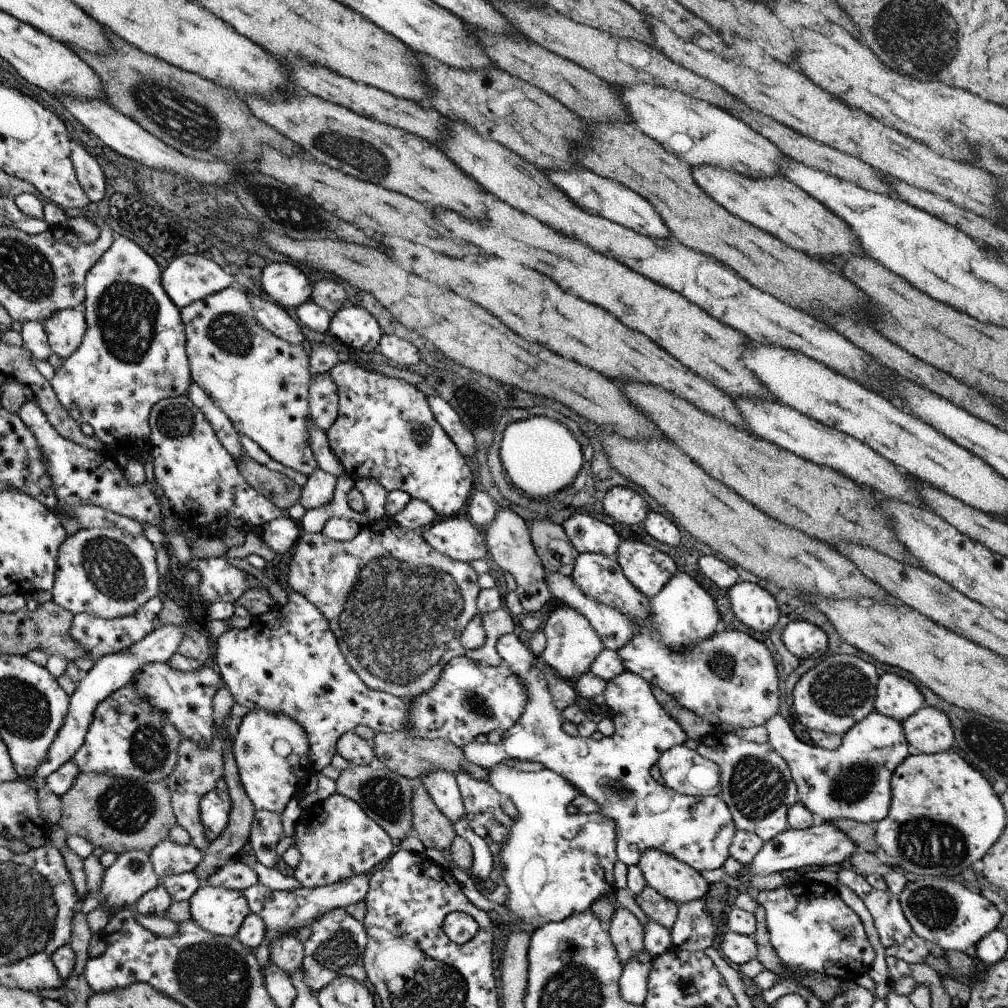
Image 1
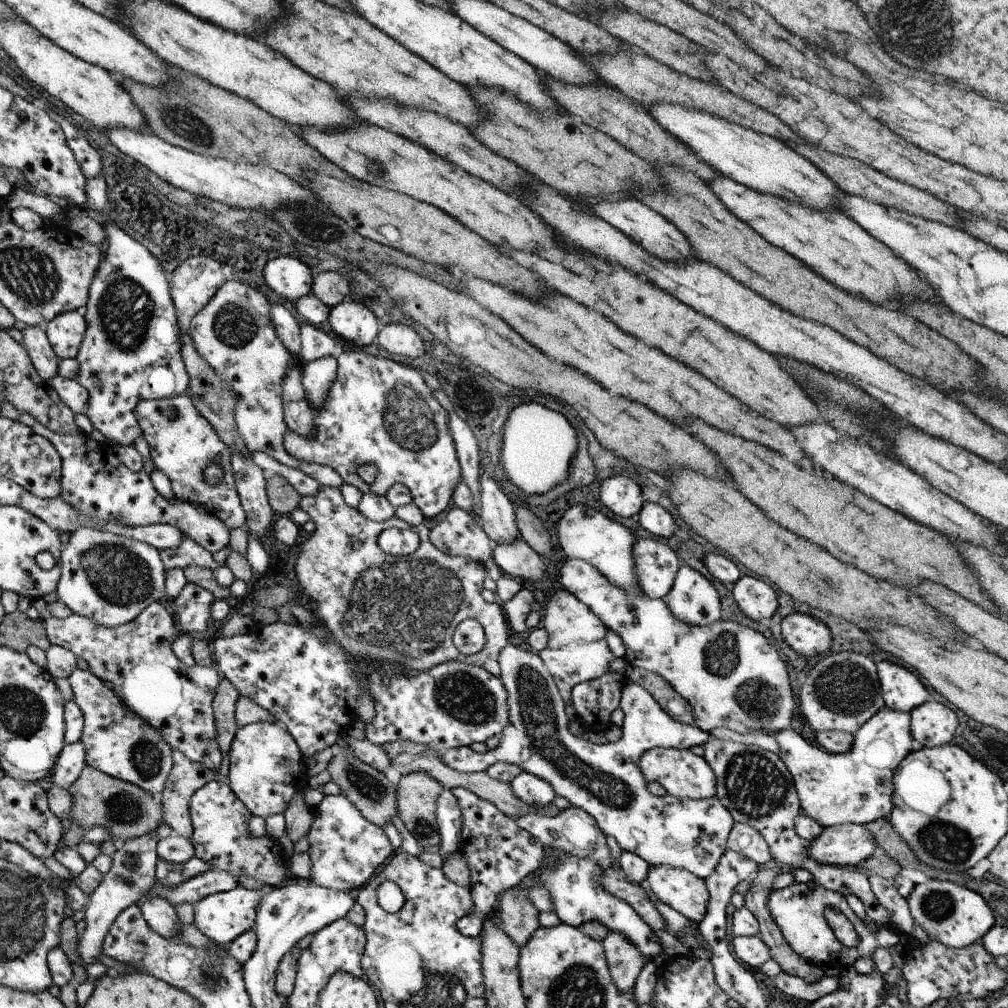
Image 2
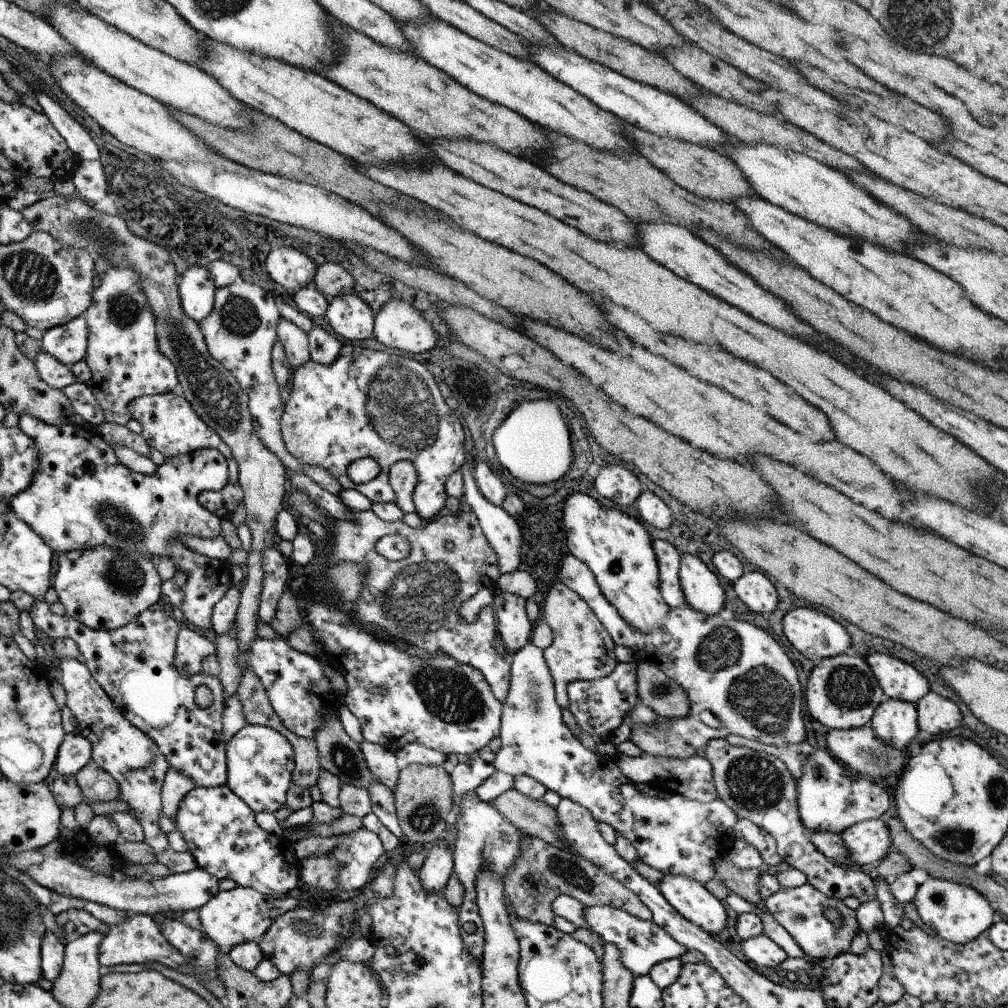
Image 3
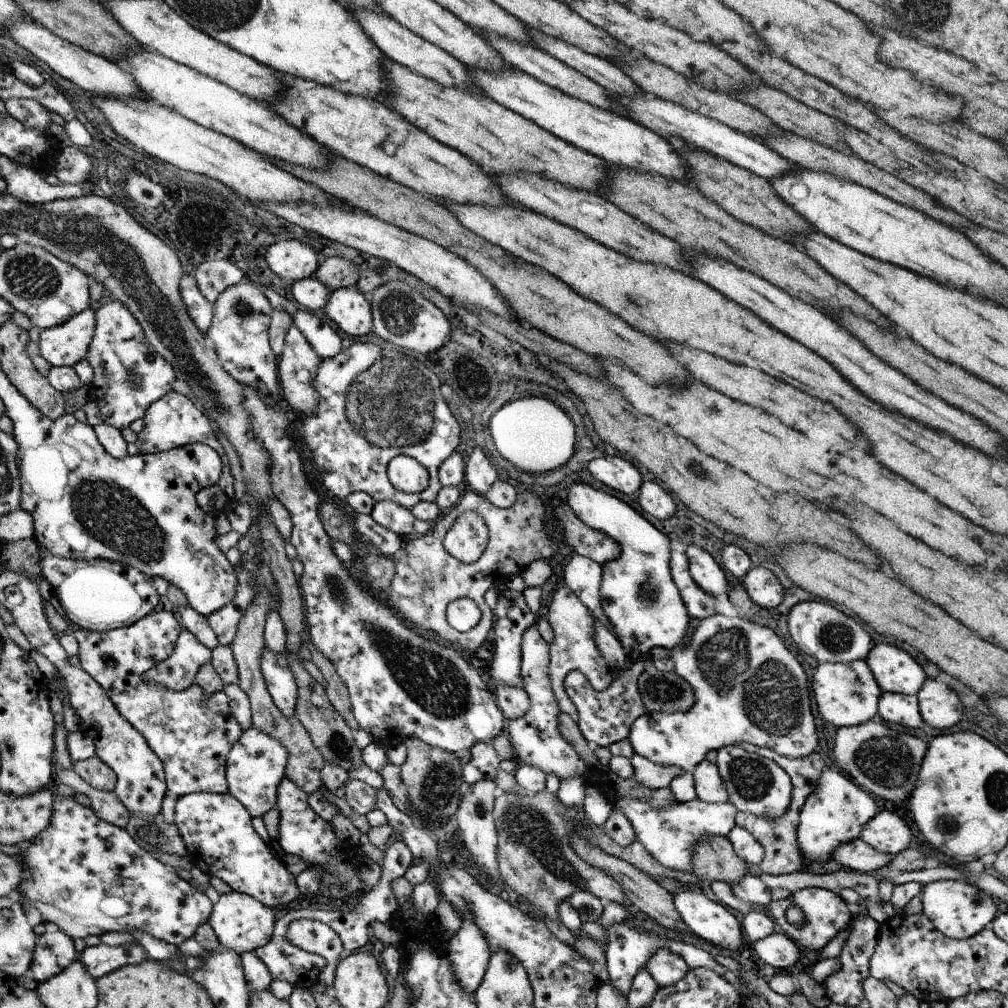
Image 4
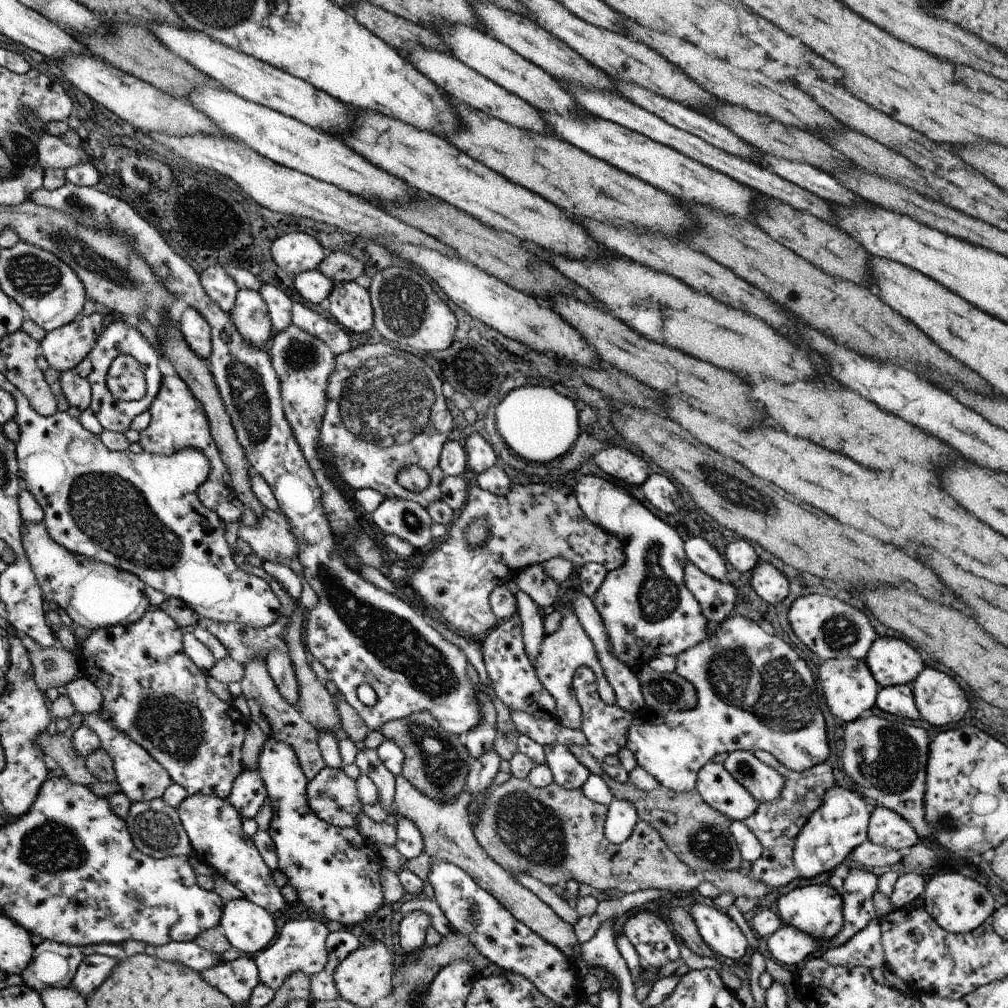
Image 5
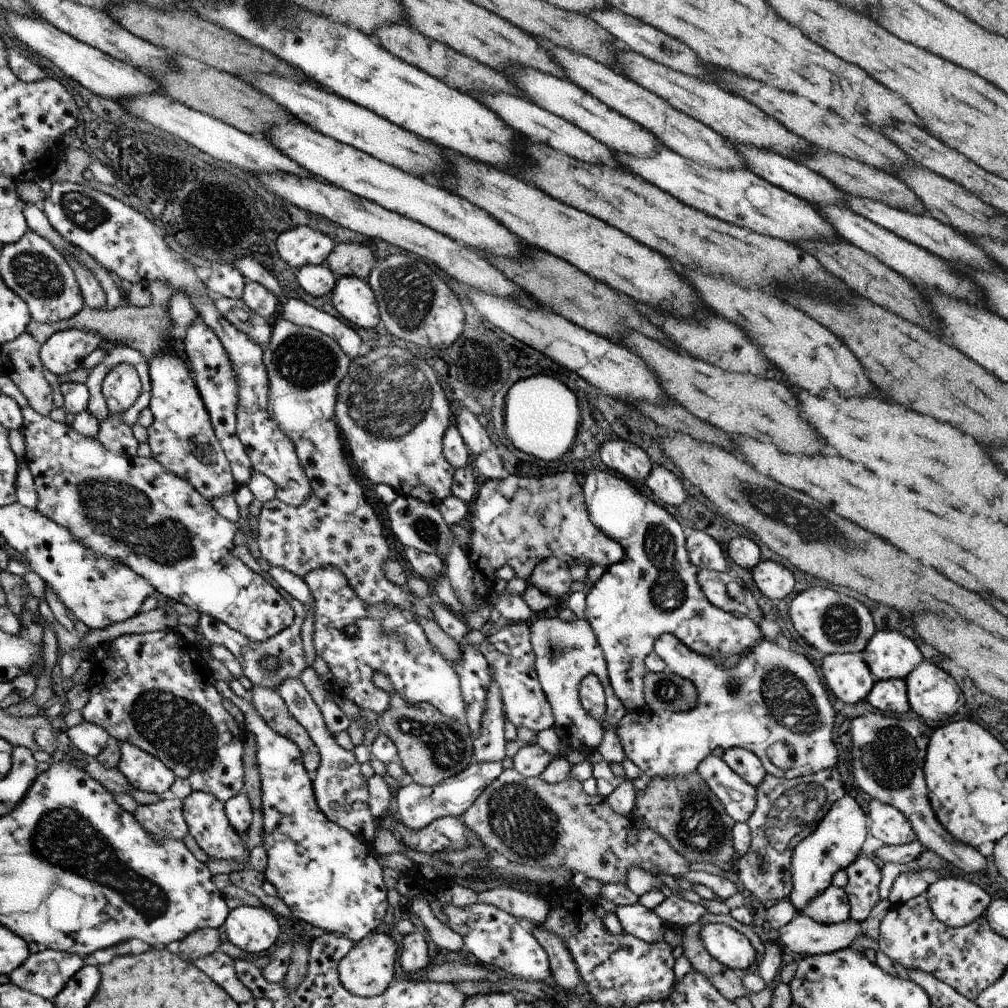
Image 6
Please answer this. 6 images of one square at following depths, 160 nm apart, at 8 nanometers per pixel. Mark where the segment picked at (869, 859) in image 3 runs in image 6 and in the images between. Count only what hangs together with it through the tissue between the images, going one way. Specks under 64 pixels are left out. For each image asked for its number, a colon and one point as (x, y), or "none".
4: (890, 832)
5: (887, 828)
6: (889, 824)

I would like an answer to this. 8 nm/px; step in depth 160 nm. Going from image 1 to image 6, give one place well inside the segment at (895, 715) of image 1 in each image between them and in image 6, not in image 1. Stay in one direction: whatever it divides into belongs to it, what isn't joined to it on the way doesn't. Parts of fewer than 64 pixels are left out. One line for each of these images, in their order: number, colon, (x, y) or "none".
2: (901, 690)
3: (898, 680)
4: (896, 671)
5: (891, 662)
6: (889, 654)

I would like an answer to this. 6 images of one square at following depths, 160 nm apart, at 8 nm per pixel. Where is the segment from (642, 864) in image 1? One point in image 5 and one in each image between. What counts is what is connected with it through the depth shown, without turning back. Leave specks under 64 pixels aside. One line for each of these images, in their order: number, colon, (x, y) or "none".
2: (685, 892)
3: (693, 901)
4: (706, 917)
5: (720, 933)

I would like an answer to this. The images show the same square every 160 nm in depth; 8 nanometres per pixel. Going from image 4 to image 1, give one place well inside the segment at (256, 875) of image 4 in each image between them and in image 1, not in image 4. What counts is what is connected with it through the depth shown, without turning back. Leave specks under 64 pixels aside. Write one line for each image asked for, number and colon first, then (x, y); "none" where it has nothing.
1: (216, 807)
2: (221, 837)
3: (221, 831)

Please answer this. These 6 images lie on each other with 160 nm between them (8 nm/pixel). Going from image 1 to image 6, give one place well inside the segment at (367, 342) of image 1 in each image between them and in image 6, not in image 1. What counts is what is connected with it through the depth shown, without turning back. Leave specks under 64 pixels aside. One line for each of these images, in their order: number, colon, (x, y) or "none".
2: (351, 321)
3: (349, 315)
4: (347, 307)
5: (349, 302)
6: (353, 297)

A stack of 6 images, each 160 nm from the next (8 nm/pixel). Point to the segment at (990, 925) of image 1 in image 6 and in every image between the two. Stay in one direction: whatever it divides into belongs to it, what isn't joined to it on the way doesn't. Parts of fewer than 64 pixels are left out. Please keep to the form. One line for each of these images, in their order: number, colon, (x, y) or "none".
2: (957, 916)
3: (959, 913)
4: (956, 908)
5: (959, 904)
6: (956, 902)

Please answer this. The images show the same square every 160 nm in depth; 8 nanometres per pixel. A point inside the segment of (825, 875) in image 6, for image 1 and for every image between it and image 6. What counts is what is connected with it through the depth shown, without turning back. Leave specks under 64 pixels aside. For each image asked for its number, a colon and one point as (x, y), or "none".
1: (853, 782)
2: (857, 787)
3: (831, 797)
4: (835, 813)
5: (830, 835)

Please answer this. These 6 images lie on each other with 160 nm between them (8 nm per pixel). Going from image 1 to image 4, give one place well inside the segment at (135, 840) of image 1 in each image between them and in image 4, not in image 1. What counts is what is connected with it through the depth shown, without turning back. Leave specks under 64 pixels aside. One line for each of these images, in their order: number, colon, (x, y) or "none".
2: (128, 811)
3: (97, 785)
4: (93, 770)

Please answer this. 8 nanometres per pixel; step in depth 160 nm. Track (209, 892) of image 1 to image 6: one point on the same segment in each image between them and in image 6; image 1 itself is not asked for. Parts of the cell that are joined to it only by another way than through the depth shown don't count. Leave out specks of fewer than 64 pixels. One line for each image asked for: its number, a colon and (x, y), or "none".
2: (222, 917)
3: (240, 915)
4: (241, 923)
5: (249, 928)
6: (254, 929)

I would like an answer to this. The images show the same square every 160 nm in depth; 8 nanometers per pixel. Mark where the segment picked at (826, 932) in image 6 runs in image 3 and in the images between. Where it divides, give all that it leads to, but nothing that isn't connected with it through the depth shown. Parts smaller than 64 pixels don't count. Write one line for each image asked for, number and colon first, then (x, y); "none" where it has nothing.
3: (761, 950)
4: (778, 950)
5: (788, 945)

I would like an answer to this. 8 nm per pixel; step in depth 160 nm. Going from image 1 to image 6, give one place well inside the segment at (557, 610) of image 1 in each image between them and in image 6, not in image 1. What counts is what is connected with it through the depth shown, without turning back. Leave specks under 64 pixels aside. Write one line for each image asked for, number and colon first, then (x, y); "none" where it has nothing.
2: (577, 651)
3: (582, 650)
4: (573, 649)
5: (568, 647)
6: (565, 652)

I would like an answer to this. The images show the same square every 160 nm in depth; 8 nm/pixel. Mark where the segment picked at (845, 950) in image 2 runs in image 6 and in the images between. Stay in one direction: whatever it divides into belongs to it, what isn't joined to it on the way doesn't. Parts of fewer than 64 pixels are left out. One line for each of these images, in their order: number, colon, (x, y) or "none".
3: (800, 911)
4: (825, 913)
5: (816, 908)
6: (830, 907)

